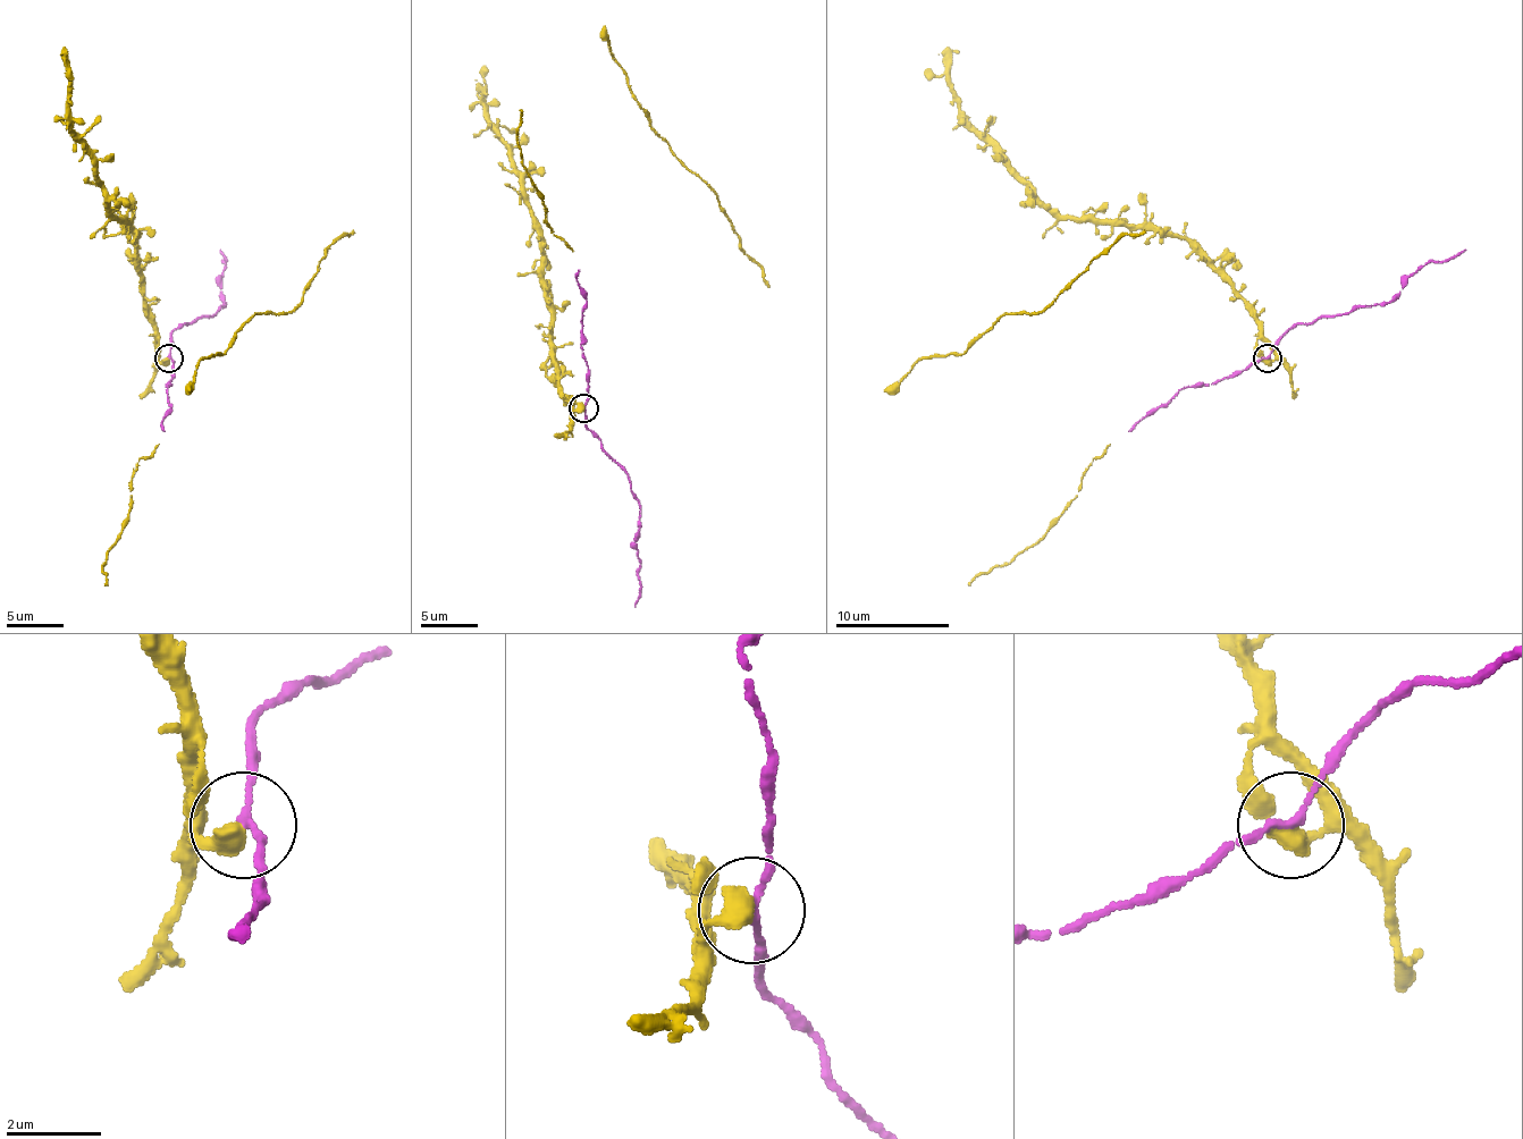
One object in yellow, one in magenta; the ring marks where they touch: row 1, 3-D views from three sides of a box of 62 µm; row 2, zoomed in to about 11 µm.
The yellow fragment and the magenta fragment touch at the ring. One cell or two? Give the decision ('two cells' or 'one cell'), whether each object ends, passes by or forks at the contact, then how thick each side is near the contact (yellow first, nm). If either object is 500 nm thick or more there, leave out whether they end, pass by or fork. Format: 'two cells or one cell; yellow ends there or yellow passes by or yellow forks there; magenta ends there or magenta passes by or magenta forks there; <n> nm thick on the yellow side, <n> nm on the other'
one cell; yellow ends there; magenta passes by; 480 nm thick on the yellow side, 150 nm on the other

